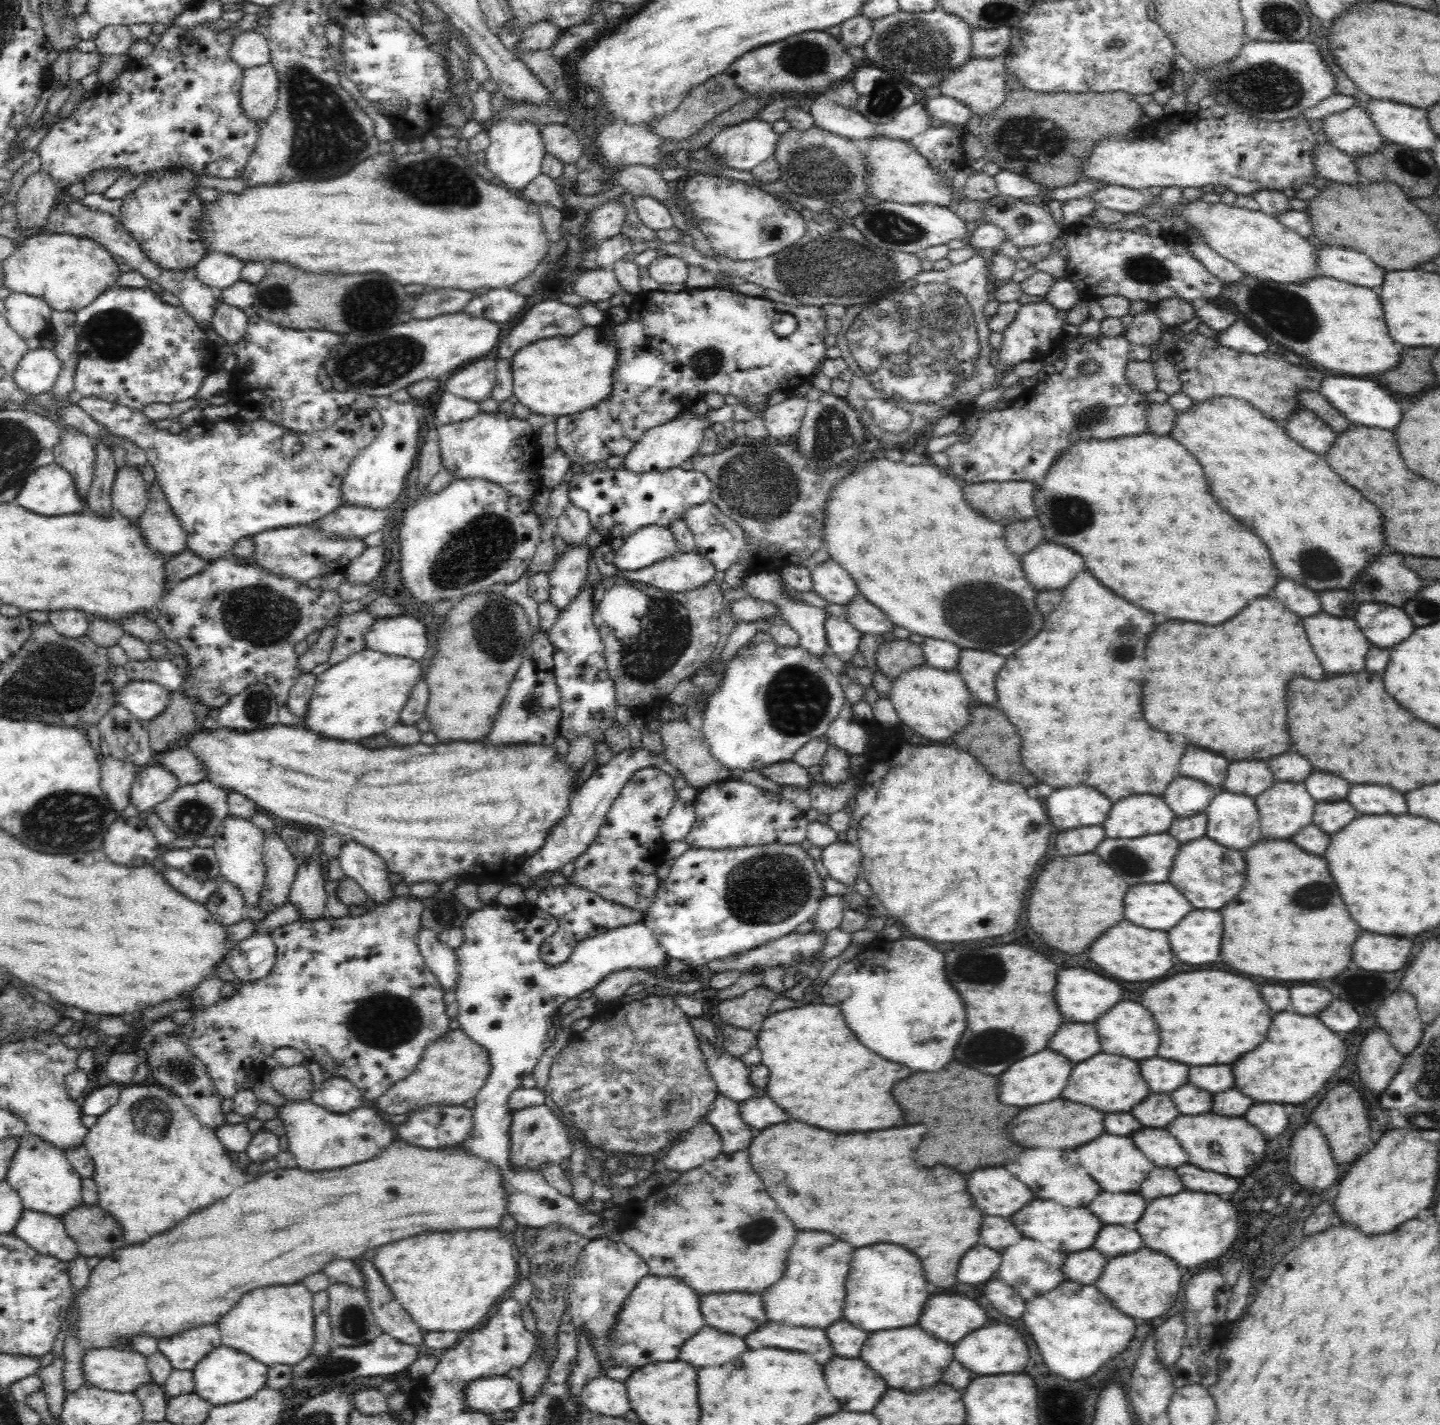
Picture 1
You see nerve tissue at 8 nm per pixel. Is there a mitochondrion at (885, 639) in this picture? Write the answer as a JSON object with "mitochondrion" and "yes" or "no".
{"mitochondrion":"no"}

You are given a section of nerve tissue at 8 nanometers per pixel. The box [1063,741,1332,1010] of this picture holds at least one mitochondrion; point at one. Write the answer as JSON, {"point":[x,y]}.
{"point":[1125,859]}

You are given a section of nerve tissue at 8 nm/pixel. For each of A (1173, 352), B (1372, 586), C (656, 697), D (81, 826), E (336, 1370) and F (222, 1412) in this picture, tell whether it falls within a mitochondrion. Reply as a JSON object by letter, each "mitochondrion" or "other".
{"A":"other","B":"mitochondrion","C":"mitochondrion","D":"mitochondrion","E":"mitochondrion","F":"other"}

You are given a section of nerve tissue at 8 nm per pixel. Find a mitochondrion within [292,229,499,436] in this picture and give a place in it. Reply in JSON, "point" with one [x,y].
{"point":[374,364]}

